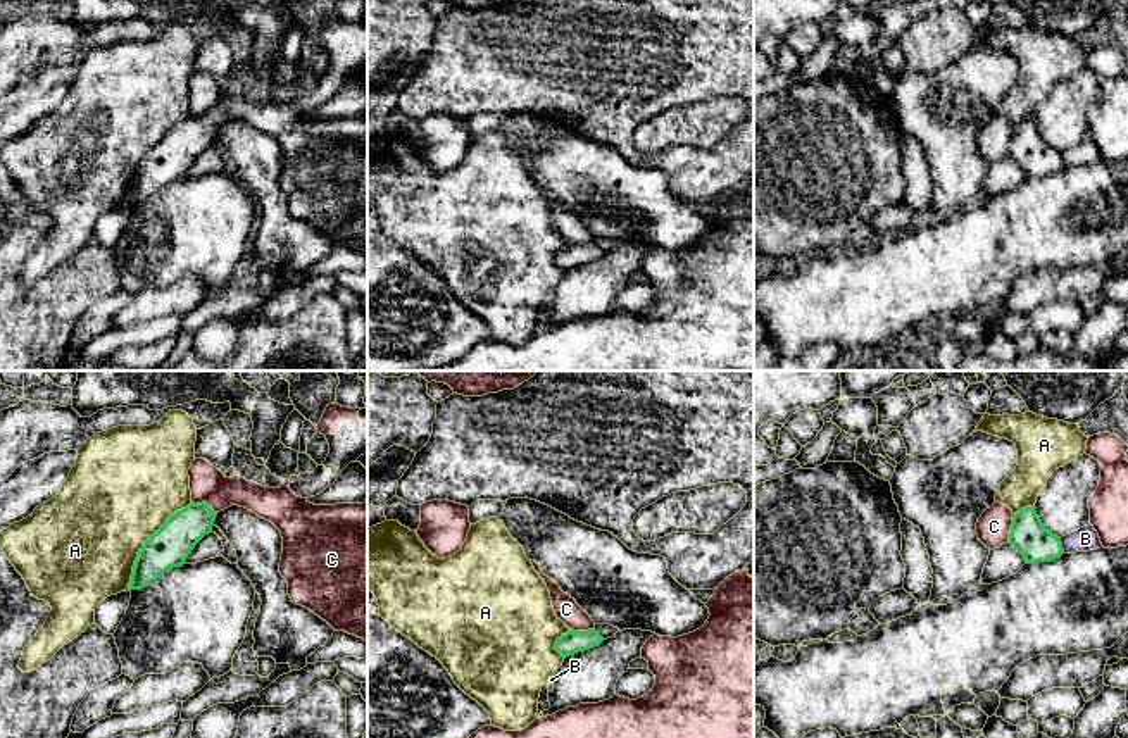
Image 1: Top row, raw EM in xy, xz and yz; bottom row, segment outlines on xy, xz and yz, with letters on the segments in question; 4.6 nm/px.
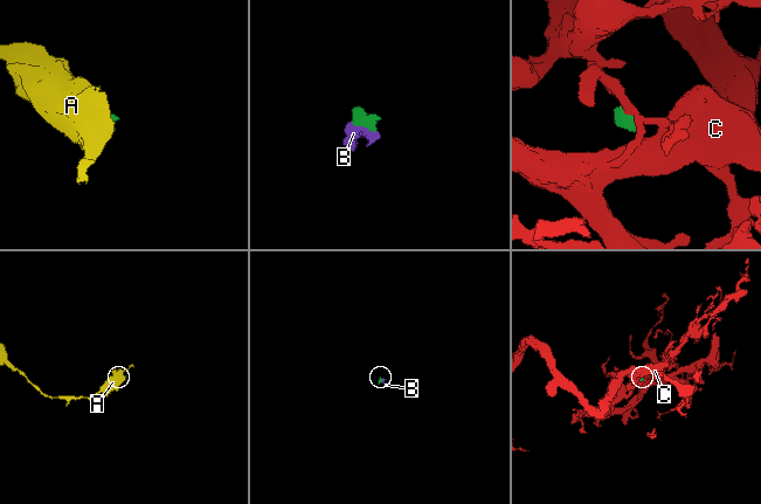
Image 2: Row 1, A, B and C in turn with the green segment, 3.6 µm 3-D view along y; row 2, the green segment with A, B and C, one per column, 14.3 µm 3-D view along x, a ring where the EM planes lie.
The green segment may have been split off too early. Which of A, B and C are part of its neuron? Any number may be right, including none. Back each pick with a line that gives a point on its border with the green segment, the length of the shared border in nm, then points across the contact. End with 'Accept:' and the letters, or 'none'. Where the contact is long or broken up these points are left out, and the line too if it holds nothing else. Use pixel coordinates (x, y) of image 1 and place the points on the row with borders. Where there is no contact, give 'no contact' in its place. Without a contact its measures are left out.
C: contact xy (204, 502); length 130 nm; way xy (176, 538), (200, 514), (204, 502), (207, 483)
Accept: C

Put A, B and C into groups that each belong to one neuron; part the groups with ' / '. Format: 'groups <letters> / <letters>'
groups A / B / C

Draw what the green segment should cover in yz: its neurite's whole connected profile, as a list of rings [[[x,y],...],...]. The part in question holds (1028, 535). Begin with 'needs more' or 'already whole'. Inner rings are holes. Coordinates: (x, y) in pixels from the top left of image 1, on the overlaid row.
needs more; [[[995,502],[978,519],[976,535],[990,550],[1009,541],[1026,564],[1054,560],[1064,554],[1061,538],[1042,524],[1033,507],[1014,514],[1007,505]]]

